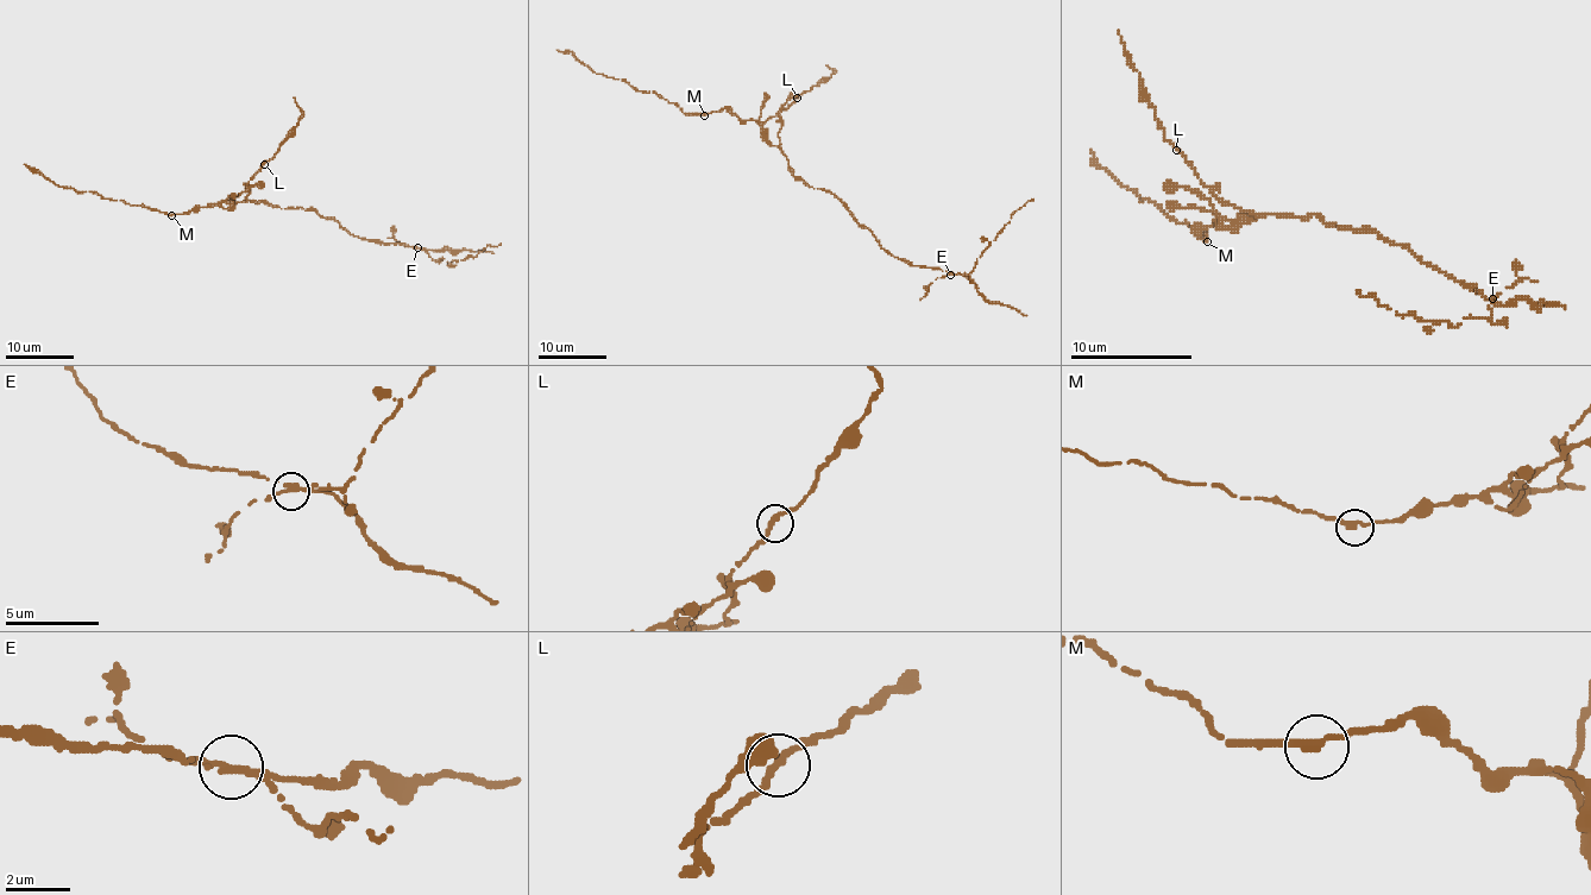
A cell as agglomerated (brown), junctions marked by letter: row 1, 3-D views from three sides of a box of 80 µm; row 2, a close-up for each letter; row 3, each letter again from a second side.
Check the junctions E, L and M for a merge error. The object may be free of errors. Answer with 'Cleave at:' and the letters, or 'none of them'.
Cleave at: E

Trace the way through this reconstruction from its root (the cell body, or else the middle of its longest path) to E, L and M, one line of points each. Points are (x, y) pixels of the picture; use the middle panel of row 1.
E: (804, 182), (835, 194), (894, 257), (951, 275)
L: (804, 182), (793, 175), (778, 137), (780, 113), (797, 98)
M: (804, 182), (793, 175), (786, 156), (771, 144), (767, 133), (754, 120), (742, 120), (724, 108), (704, 115)

